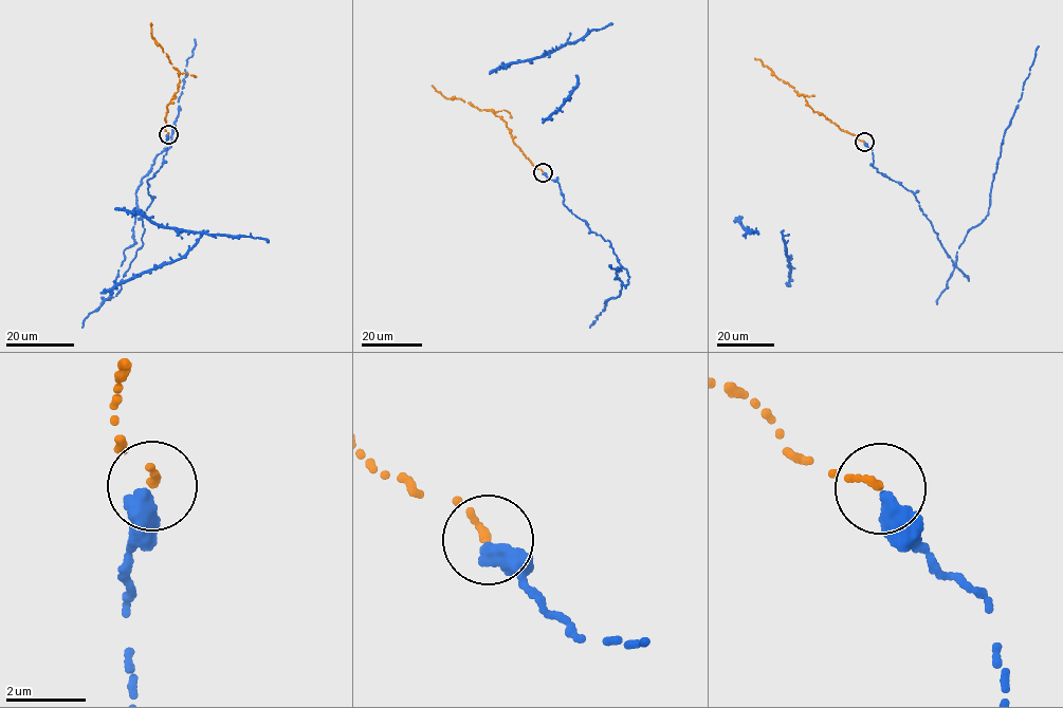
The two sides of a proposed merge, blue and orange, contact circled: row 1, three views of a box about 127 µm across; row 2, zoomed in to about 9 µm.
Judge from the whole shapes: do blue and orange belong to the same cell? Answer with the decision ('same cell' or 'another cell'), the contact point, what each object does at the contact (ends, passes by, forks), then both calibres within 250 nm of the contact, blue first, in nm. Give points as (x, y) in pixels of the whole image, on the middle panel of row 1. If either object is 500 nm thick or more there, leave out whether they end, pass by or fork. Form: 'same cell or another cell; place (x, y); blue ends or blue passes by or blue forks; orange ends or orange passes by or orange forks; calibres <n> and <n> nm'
same cell; place (543, 172); blue ends; orange ends; calibres 480 and 180 nm

